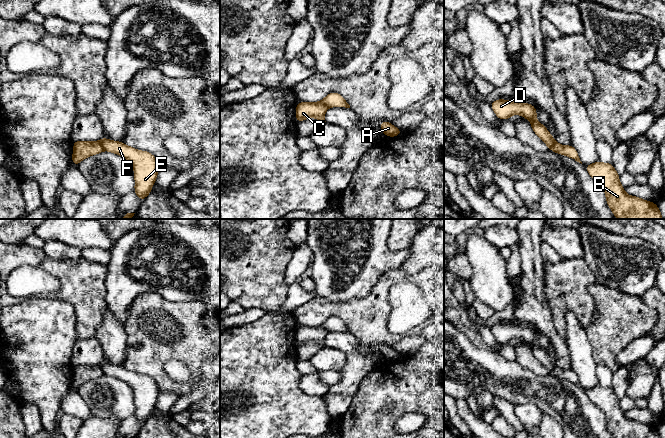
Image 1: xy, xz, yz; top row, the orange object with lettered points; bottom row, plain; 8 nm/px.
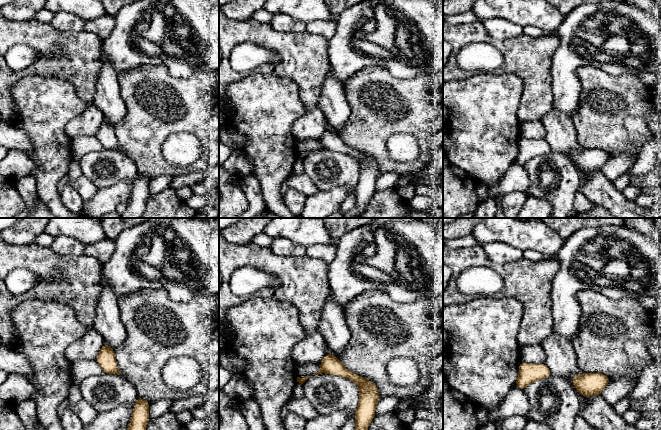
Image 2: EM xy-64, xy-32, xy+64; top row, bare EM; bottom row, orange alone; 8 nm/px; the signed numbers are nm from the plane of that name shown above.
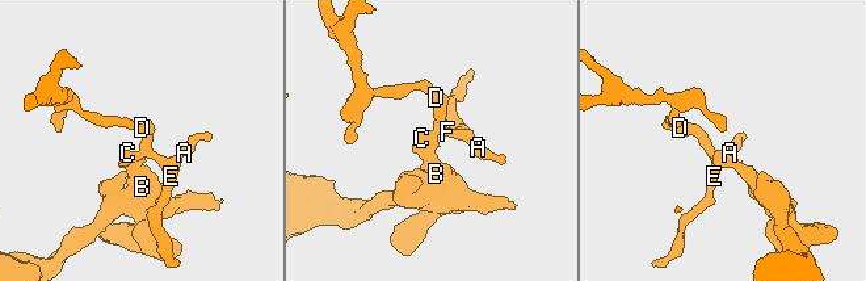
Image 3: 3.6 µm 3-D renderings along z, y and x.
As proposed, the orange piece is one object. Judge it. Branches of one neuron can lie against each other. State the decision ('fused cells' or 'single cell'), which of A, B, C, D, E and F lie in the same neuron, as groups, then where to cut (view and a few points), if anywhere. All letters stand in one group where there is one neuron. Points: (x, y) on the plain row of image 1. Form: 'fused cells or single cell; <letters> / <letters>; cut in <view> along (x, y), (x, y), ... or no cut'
fused cells; A D E F / B C; cut in xy along (99, 365), (104, 373)

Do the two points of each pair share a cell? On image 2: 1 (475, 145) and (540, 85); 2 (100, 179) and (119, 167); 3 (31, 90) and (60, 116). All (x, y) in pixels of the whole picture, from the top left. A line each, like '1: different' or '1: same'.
1: different
2: same
3: same

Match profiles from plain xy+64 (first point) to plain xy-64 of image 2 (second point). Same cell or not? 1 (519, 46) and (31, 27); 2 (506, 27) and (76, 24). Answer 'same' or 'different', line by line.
1: same
2: same

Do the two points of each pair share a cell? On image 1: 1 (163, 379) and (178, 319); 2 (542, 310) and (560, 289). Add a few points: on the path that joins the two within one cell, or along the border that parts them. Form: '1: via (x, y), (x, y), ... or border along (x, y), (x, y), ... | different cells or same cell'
1: via (159, 364), (159, 338), (163, 334) | same cell
2: border along (543, 280), (543, 291), (550, 308), (554, 326) | different cells

